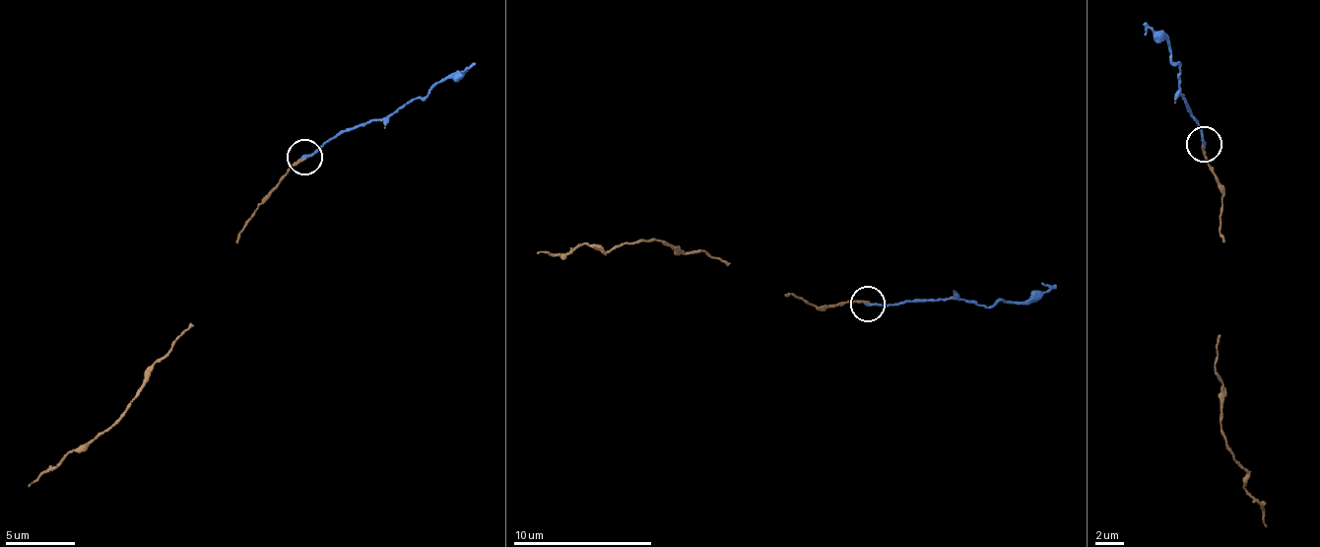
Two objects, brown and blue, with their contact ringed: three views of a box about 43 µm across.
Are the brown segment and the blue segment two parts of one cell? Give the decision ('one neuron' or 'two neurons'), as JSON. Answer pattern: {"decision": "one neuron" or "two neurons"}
{"decision": "one neuron"}

